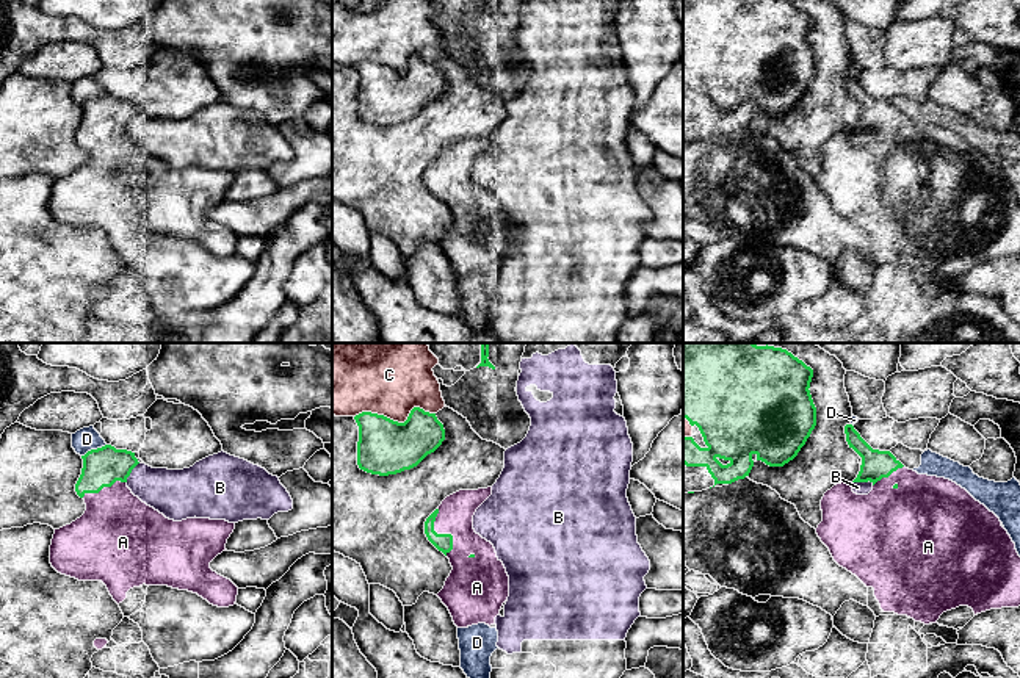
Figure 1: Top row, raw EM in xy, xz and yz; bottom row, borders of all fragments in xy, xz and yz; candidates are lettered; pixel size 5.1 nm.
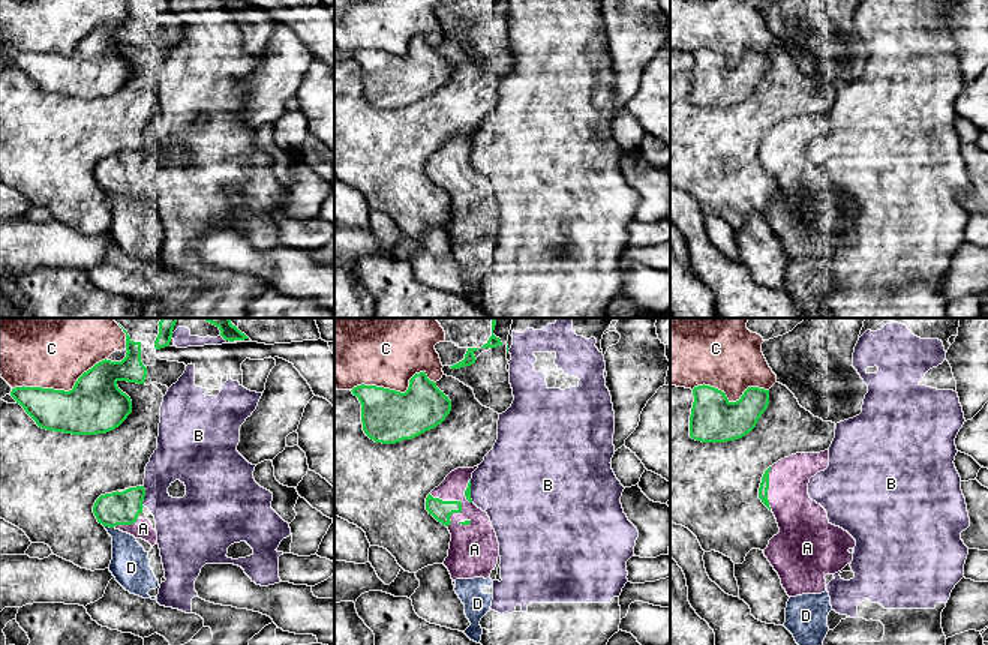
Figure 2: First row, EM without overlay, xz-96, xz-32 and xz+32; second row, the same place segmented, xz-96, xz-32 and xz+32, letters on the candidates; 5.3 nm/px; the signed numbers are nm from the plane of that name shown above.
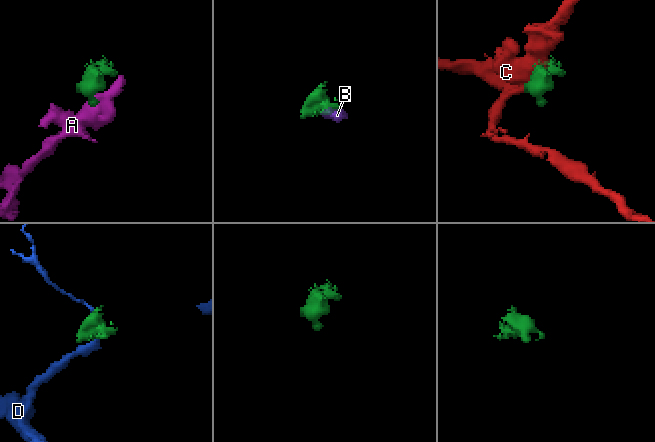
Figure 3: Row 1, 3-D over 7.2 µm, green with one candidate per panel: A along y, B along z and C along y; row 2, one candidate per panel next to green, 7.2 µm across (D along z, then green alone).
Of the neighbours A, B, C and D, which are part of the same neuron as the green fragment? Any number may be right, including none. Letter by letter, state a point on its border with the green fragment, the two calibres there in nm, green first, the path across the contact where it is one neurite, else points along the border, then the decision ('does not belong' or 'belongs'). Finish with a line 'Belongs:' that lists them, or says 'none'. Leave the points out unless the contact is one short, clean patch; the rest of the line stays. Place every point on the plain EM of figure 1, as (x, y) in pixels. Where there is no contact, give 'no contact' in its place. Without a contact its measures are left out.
A: contact xz (442, 183); calibres 100 and 190 nm; way xz (444, 191), (442, 183), (467, 201), (469, 224); belongs
B: contact yz (864, 130); calibres 150 and 60 nm; does not belong
C: contact xz (395, 71); calibres 280 and 340 nm; does not belong
D: contact xy (93, 99); calibres 200 and 120 nm; does not belong
Belongs: A

